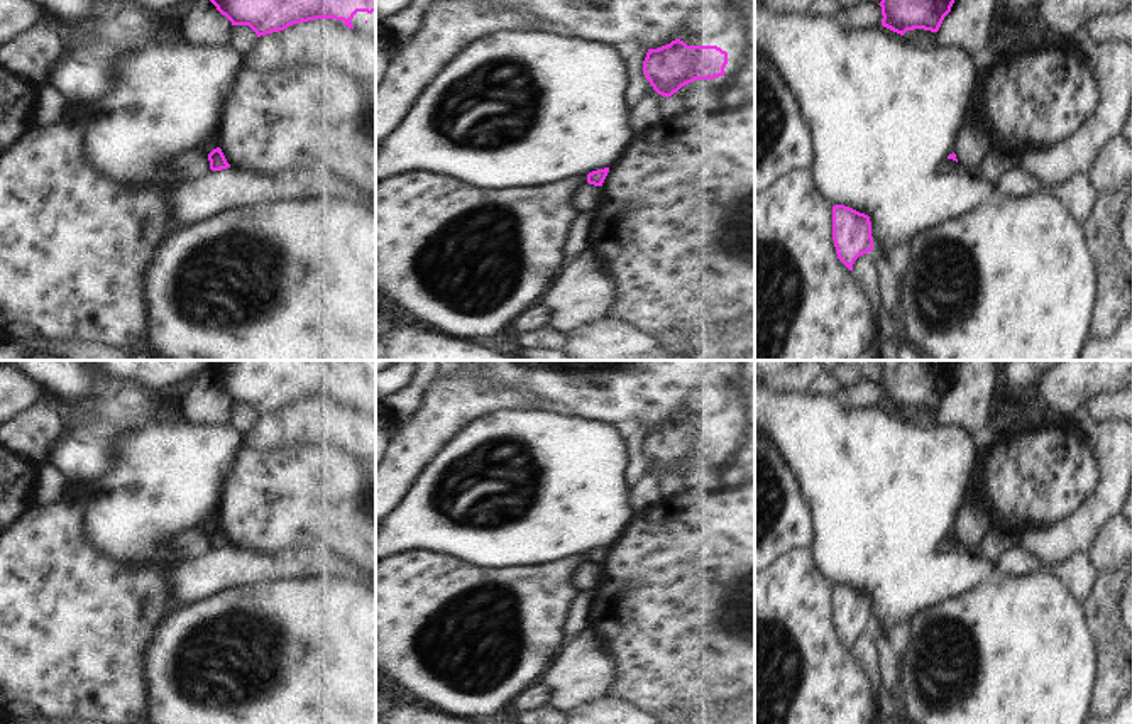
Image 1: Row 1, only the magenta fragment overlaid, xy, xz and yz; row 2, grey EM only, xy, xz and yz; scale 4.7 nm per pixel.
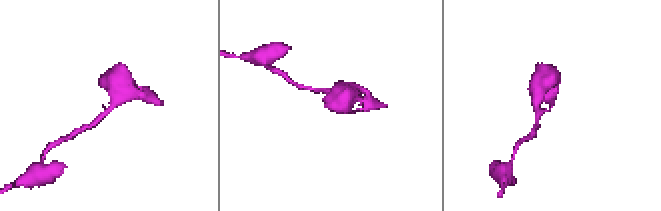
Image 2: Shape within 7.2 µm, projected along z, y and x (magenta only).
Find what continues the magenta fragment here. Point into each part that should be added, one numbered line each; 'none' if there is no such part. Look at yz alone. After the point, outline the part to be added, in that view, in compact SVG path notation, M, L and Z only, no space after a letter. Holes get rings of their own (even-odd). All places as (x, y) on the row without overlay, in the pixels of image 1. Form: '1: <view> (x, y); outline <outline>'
none

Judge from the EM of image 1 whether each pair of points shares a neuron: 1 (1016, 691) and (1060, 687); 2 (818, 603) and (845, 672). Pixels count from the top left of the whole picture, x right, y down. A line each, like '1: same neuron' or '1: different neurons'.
1: same neuron
2: same neuron

